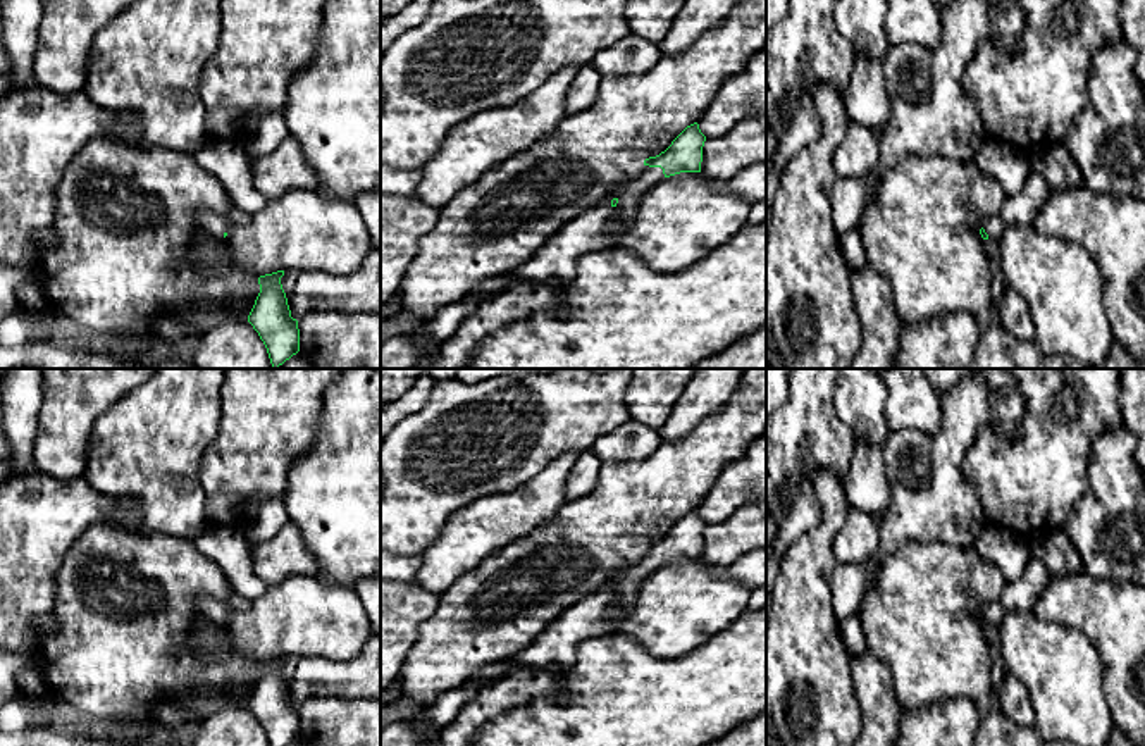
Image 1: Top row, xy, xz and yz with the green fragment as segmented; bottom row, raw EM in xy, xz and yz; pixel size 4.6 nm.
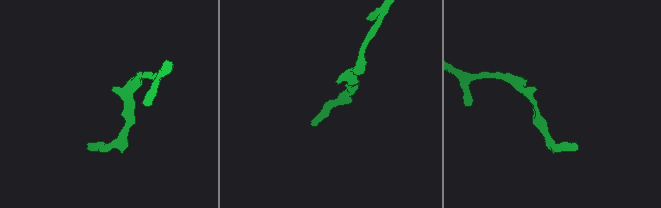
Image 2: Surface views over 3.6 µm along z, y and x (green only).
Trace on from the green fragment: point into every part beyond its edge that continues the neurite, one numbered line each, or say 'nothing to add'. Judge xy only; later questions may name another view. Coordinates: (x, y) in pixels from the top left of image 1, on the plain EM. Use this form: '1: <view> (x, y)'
1: xy (210, 609)

